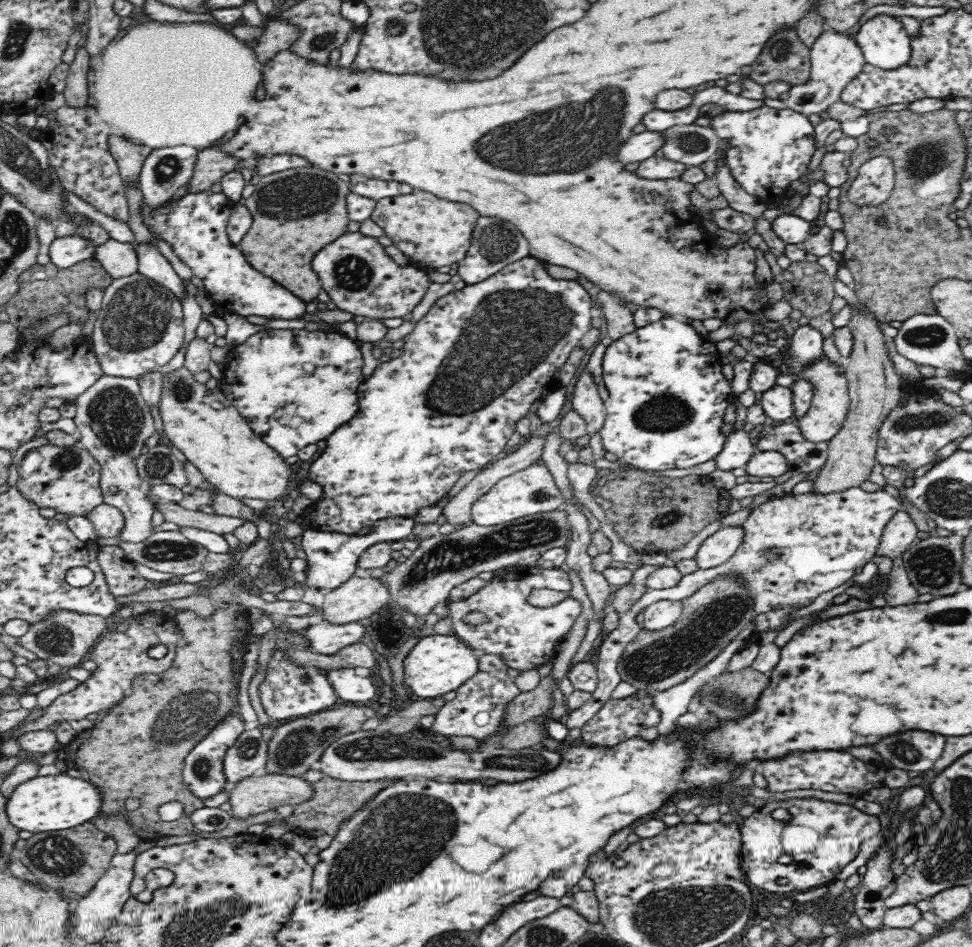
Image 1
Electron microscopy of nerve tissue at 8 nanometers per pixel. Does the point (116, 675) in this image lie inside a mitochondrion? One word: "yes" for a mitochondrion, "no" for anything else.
no

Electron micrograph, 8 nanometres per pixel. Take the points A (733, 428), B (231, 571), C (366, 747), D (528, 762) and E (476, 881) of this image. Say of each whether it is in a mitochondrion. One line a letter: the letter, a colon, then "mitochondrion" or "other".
A: other
B: other
C: mitochondrion
D: mitochondrion
E: other

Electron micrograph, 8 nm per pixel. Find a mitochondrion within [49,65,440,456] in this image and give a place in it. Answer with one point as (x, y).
(138, 315)

